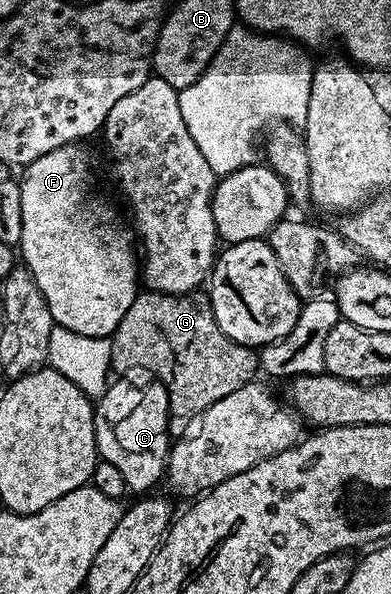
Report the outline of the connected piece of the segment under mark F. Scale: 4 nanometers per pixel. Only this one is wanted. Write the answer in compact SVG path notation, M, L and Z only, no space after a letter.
M81 143L64 145L24 166L25 174L19 177L23 203L19 257L39 283L39 291L43 291L43 299L47 299L47 307L60 328L88 337L112 338L139 292L139 253L130 226L117 218L115 210L101 205L99 198L89 197L89 157L85 147Z

